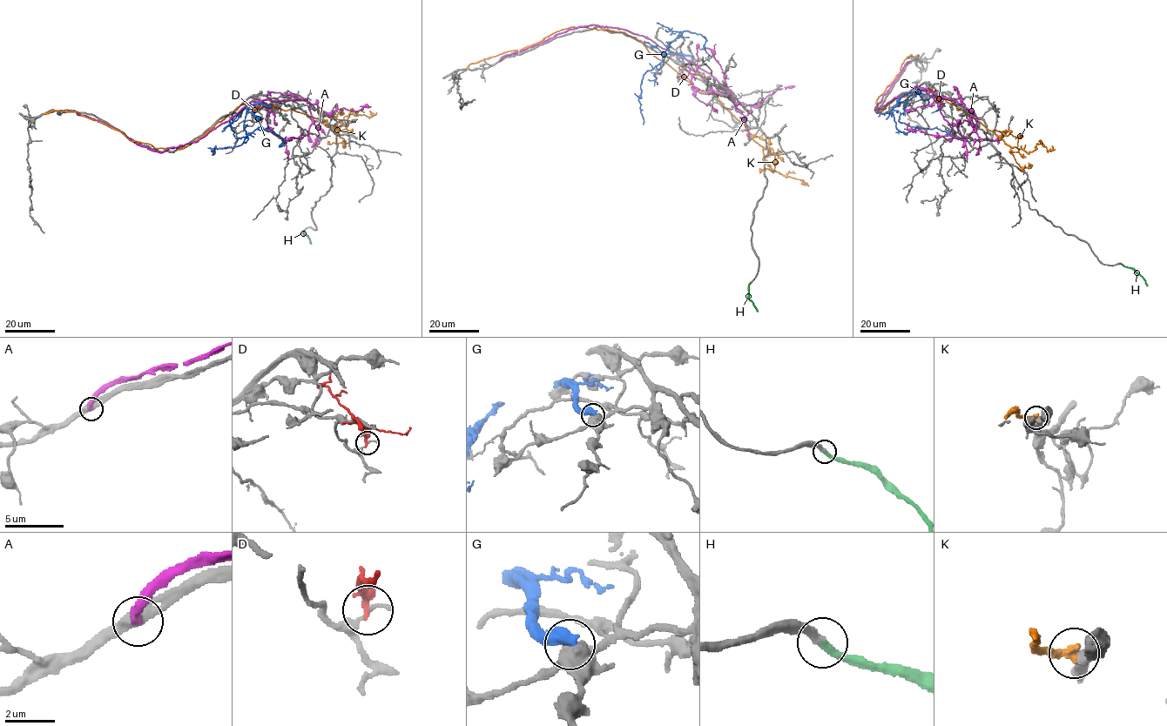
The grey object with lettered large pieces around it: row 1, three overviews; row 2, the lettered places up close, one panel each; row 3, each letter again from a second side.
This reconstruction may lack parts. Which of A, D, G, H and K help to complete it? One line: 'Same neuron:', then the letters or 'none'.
Same neuron: H

